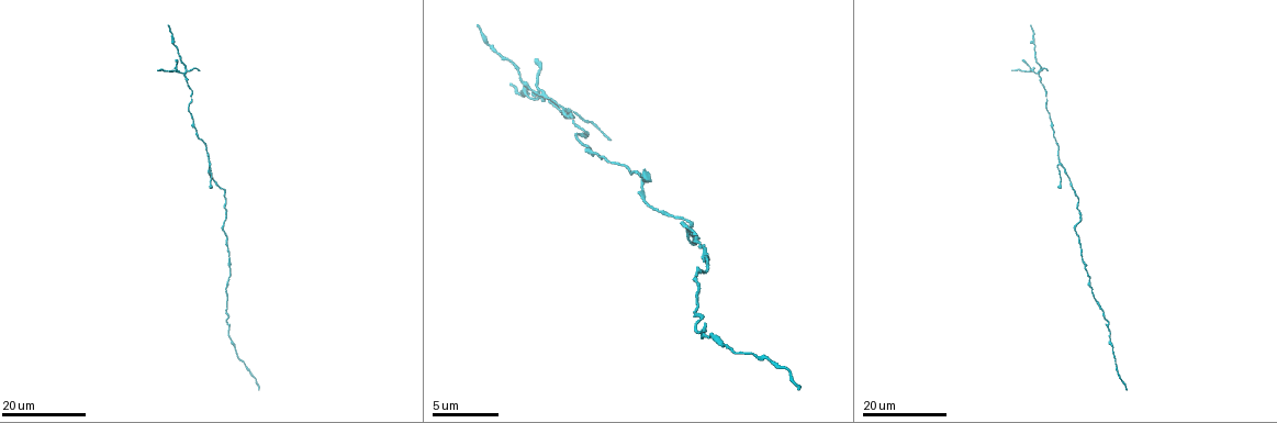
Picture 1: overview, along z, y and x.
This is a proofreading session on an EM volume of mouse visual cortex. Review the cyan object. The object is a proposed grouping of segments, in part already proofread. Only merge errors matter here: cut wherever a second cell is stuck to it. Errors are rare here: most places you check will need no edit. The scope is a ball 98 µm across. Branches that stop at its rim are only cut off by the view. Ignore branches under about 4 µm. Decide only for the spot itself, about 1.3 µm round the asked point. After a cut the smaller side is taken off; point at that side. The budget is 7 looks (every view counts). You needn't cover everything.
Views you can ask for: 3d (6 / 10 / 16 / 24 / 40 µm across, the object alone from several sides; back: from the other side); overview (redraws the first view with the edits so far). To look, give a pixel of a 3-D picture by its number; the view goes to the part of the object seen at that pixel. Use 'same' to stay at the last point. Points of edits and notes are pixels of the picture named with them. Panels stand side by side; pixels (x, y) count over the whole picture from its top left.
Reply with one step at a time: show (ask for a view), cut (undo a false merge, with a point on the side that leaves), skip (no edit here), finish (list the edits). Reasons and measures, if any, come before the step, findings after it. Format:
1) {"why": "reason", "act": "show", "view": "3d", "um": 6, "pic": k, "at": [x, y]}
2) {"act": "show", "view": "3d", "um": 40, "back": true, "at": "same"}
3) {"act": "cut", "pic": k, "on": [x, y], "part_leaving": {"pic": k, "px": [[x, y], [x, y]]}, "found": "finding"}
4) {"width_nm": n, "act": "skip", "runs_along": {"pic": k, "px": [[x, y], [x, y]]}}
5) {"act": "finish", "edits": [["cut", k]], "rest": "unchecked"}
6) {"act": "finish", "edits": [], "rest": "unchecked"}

{"why": "sudden change in width", "act": "show", "view": "3d", "um": 16, "pic": 1, "at": [1049, 120]}

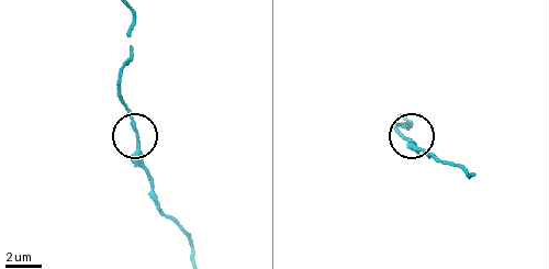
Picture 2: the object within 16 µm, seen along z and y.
{"act": "show", "view": "3d", "um": 10, "pic": 2, "at": [136, 139]}

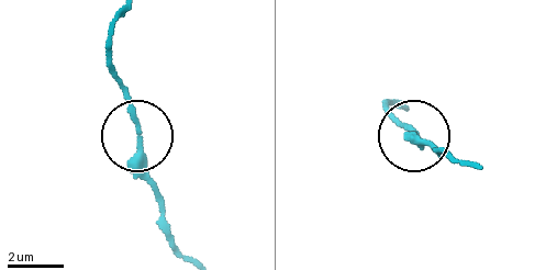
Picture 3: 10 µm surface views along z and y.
{"act": "skip", "runs_along": {"pic": 3, "px": [[182, 251], [166, 223], [130, 96], [111, 63]]}, "found": "one cell here"}

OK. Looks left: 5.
{"why": "sudden change in width", "act": "show", "view": "3d", "um": 16, "pic": 1, "at": [171, 42]}

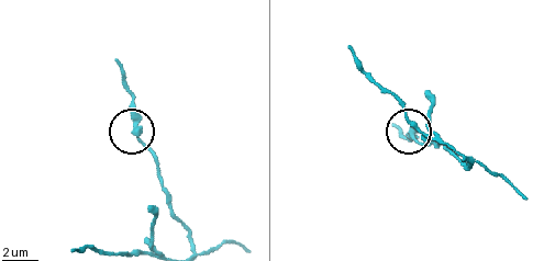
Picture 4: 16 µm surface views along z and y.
{"why": "closer look", "act": "show", "view": "3d", "um": 6, "pic": 4, "at": [415, 141]}

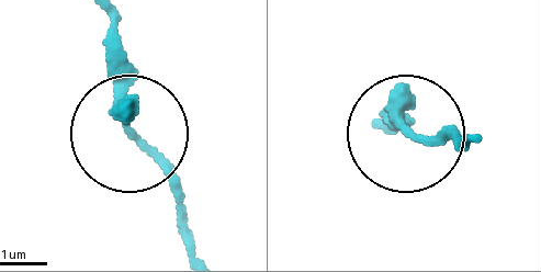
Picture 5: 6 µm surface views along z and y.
{"arms": 3, "act": "skip", "runs_along": {"pic": 5, "px": [[191, 246], [183, 199], [133, 139], [113, 21]]}, "found": "continuous, no second cell"}

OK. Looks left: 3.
{"why": "a narrow waist", "act": "show", "view": "3d", "um": 24, "pic": 1, "at": [192, 97]}

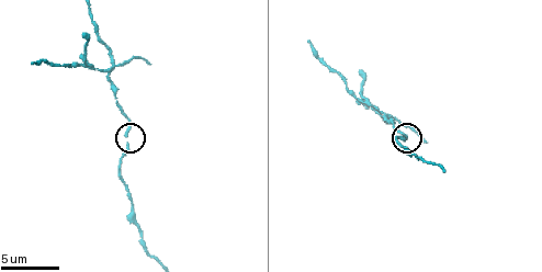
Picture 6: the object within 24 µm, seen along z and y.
{"act": "show", "view": "3d", "um": 6, "pic": 6, "at": [127, 142]}

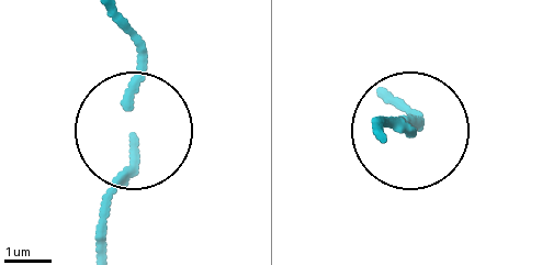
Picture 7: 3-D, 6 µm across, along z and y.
{"act": "skip", "found": "continuous, no second cell"}

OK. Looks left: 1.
{"act": "finish", "edits": [], "rest": "unchecked"}

